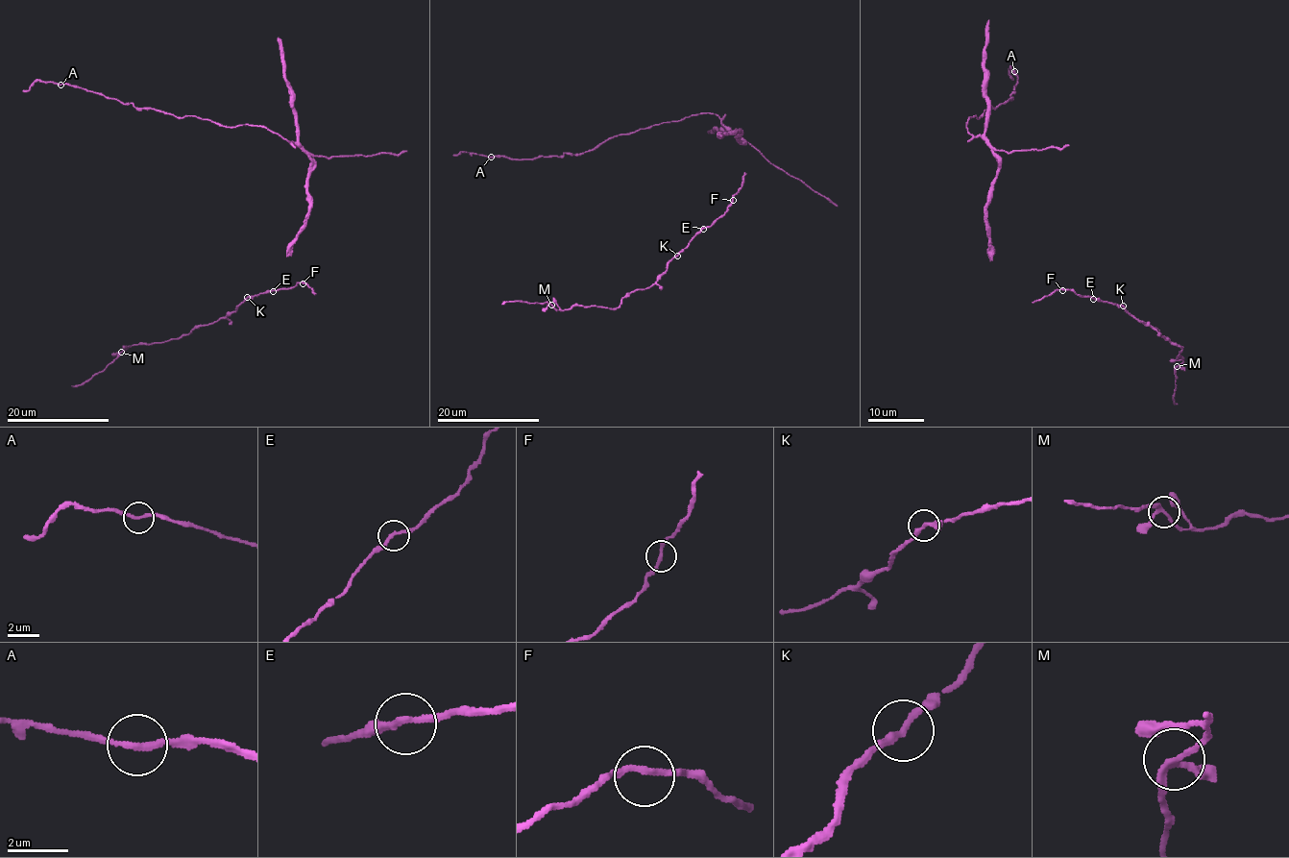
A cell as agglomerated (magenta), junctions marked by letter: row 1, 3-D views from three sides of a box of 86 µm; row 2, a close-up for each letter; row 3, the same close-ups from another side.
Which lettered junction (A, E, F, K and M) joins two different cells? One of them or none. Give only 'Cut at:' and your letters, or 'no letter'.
Cut at: no letter

